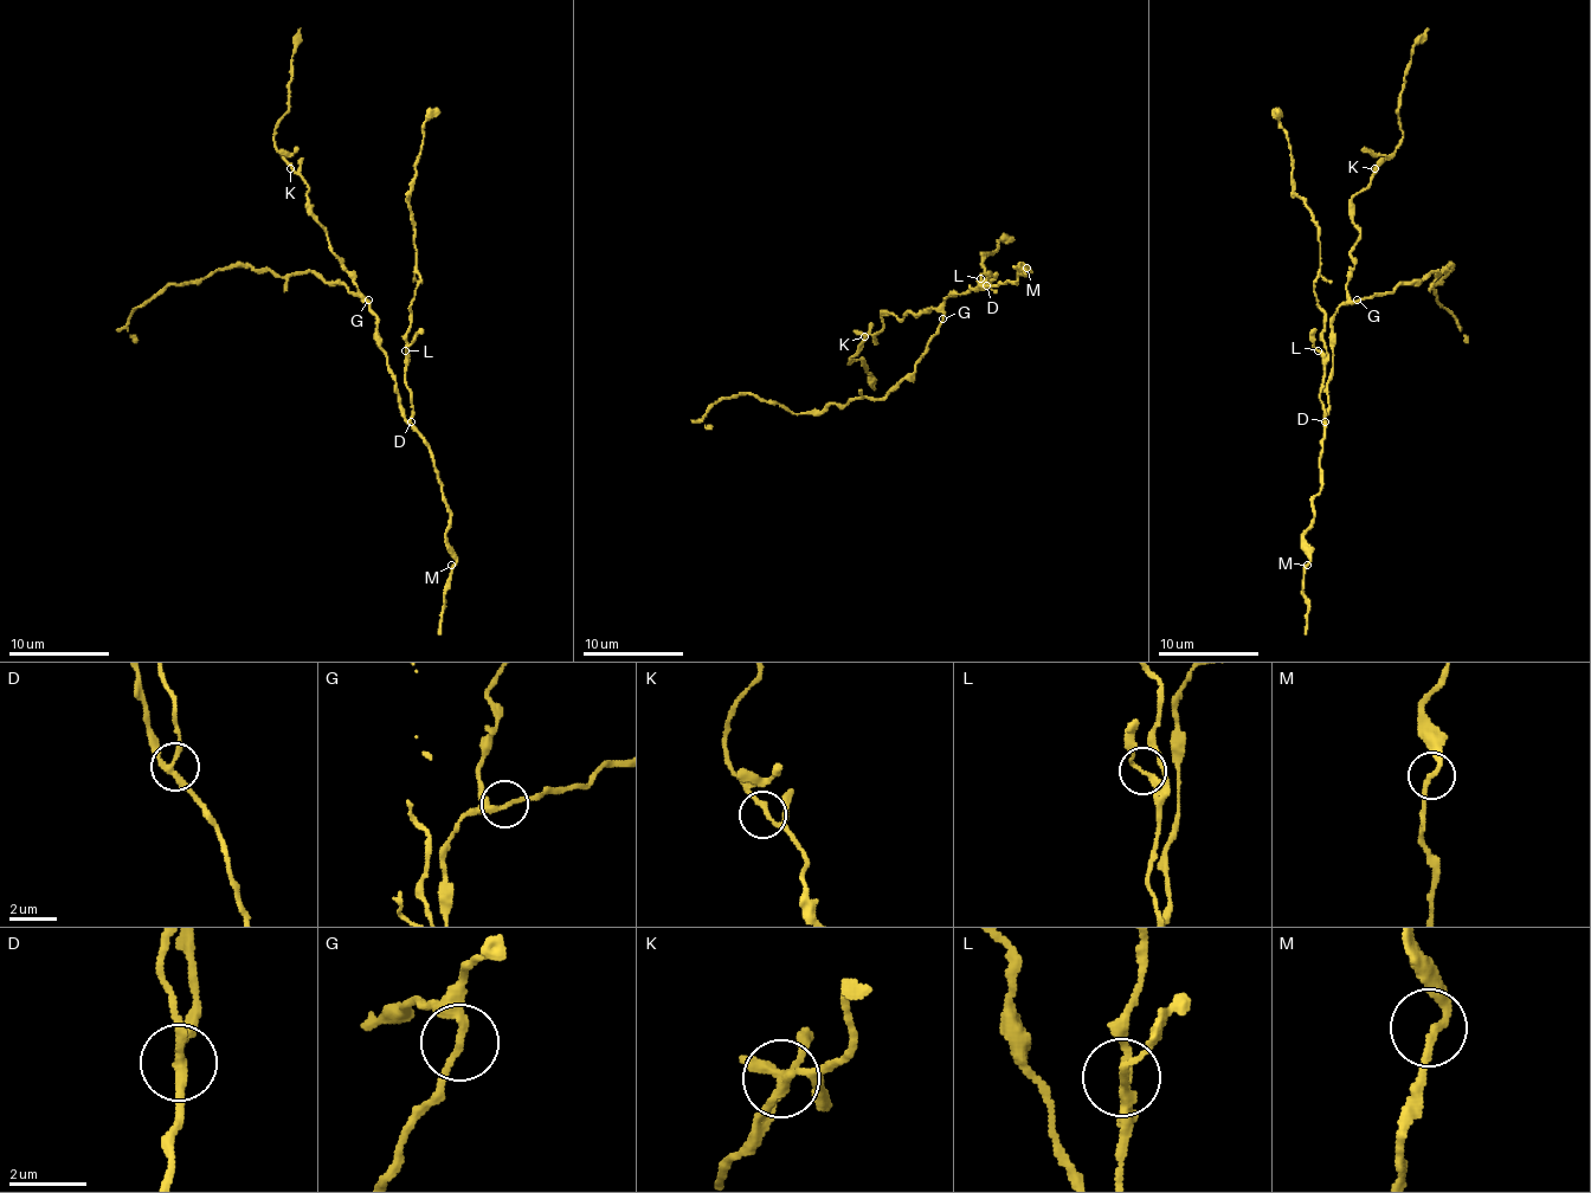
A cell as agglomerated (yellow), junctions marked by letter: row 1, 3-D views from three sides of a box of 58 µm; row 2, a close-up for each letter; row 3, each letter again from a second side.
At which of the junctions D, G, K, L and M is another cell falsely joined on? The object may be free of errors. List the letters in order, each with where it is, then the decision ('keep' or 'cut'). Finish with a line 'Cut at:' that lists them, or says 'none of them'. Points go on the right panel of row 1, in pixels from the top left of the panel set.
D: (1325, 421) | keep
G: (1357, 300) | keep
K: (1374, 168) | keep
L: (1318, 350) | keep
M: (1307, 565) | keep
Cut at: none of them

